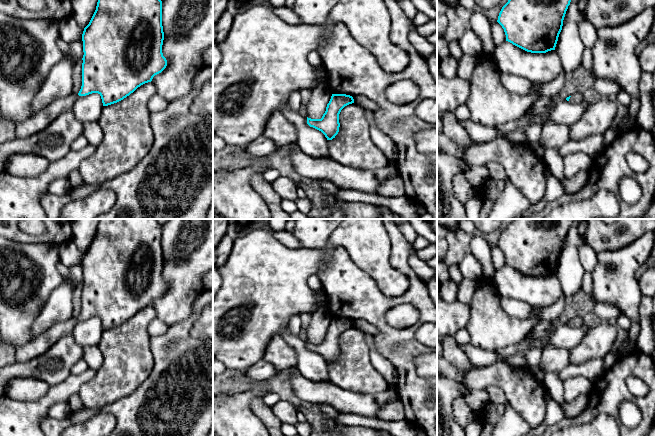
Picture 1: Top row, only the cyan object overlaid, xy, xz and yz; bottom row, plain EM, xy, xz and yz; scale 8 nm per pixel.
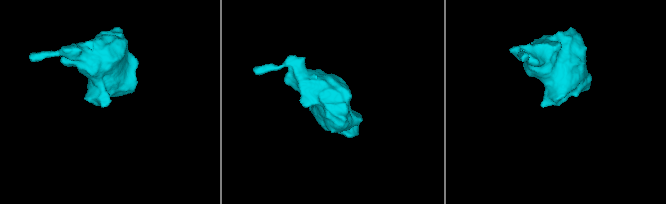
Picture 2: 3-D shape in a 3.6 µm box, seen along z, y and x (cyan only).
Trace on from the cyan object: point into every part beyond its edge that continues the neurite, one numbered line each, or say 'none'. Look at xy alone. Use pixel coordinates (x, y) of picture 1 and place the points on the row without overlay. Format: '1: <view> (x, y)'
none

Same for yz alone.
1: yz (577, 321)

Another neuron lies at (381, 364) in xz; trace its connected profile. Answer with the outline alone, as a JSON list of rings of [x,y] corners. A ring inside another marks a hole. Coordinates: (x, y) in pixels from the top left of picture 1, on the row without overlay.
[[[364,332],[365,340],[369,347],[370,360],[374,368],[385,378],[389,384],[389,388],[396,390],[398,383],[398,374],[392,363],[383,357],[374,345],[373,335]]]

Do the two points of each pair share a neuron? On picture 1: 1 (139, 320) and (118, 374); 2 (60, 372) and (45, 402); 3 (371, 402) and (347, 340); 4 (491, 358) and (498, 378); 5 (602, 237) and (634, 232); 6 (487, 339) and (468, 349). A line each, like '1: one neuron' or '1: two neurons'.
1: one neuron
2: two neurons
3: two neurons
4: two neurons
5: one neuron
6: two neurons

